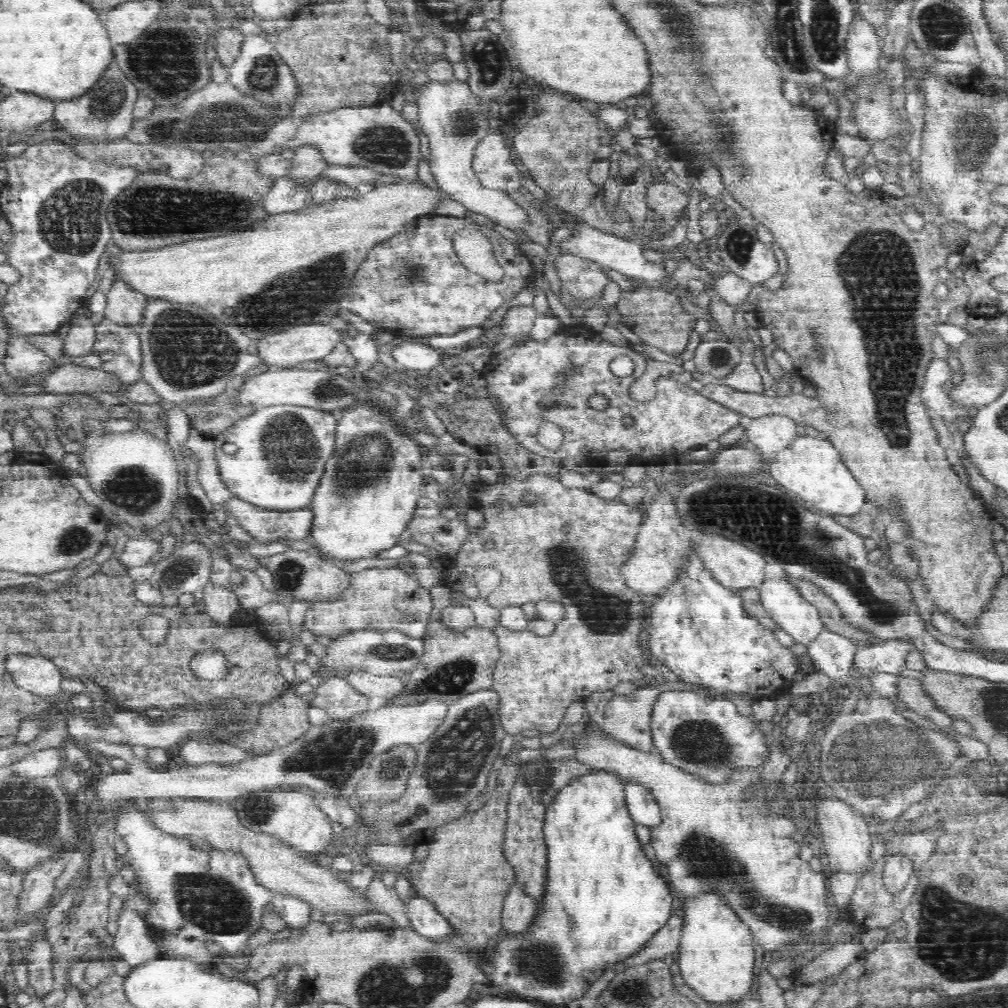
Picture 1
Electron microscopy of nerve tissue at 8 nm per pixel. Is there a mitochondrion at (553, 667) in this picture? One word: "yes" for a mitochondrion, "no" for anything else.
no

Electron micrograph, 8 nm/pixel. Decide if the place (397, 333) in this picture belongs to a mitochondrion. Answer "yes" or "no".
no

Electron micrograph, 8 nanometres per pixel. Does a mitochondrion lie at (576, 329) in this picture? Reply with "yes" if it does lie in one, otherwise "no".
no

